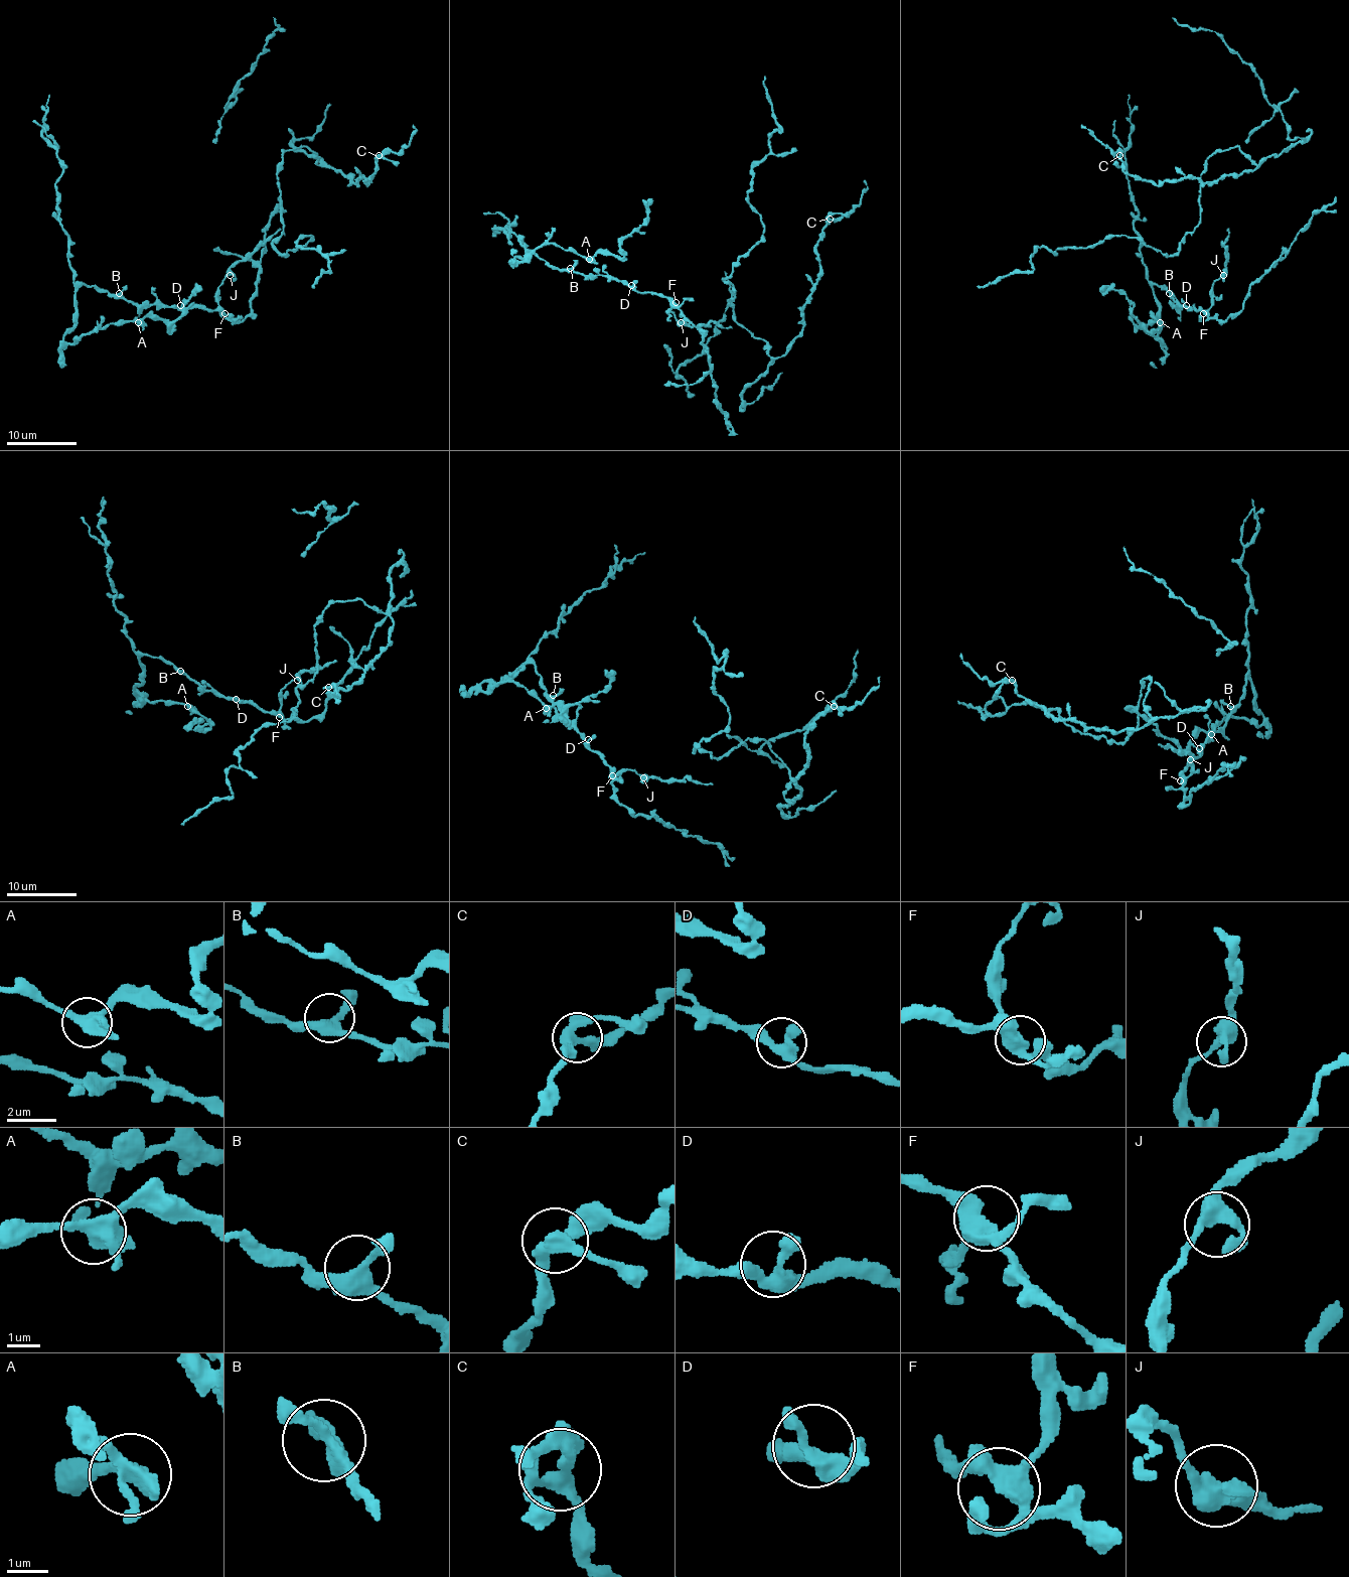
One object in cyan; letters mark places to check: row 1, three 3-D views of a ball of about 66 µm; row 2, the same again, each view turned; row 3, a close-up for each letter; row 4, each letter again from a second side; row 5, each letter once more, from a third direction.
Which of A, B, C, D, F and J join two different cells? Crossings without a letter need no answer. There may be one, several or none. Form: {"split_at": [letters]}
{"split_at": []}

